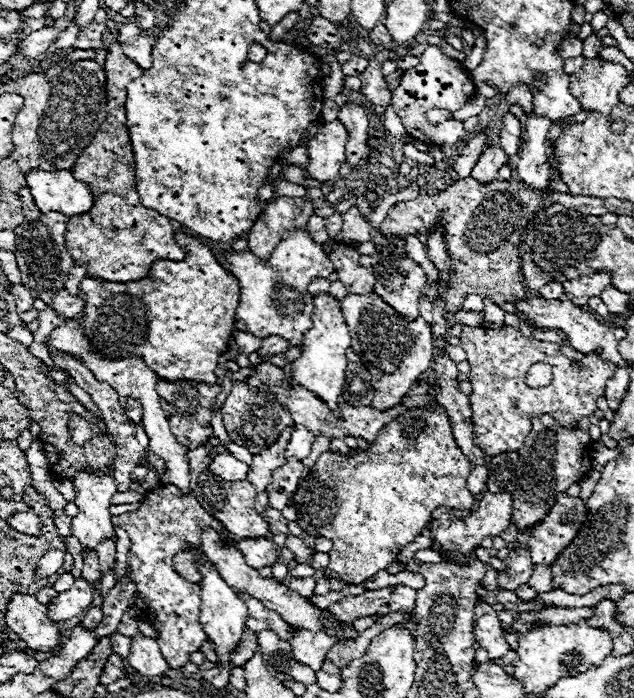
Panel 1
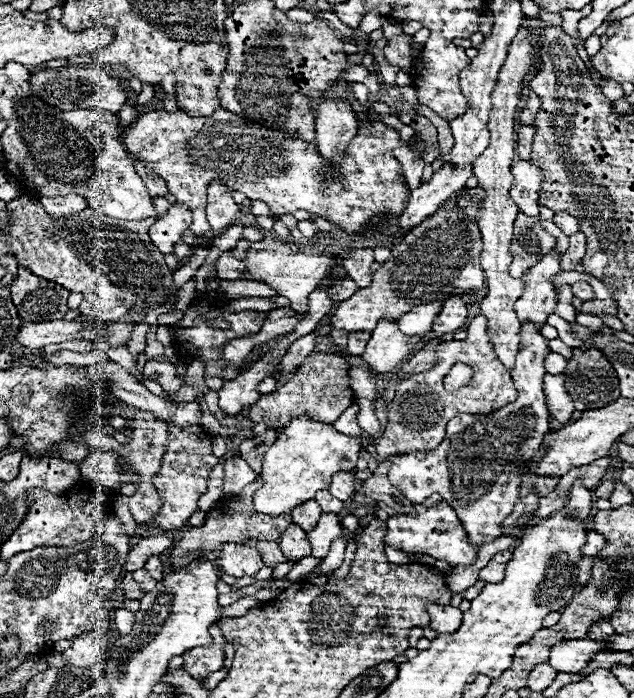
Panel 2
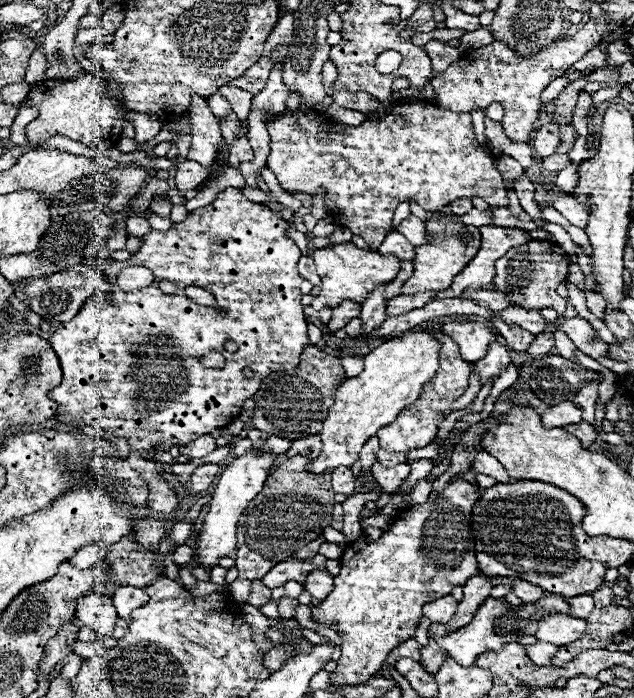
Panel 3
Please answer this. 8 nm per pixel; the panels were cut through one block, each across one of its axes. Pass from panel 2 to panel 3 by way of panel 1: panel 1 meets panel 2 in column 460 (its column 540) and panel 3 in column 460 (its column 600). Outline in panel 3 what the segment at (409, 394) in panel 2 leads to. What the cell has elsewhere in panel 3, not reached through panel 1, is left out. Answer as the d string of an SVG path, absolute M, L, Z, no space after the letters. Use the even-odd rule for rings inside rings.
M436 332L440 338L440 370L436 372L434 380L430 378L424 388L422 394L416 402L408 404L394 422L390 422L386 428L382 428L382 432L378 432L376 436L380 438L380 446L388 452L408 452L414 448L424 448L432 442L432 438L436 436L436 428L438 424L448 416L450 404L456 402L464 390L468 388L468 376L470 376L470 366L468 362L462 362L458 346L444 336L442 332Z

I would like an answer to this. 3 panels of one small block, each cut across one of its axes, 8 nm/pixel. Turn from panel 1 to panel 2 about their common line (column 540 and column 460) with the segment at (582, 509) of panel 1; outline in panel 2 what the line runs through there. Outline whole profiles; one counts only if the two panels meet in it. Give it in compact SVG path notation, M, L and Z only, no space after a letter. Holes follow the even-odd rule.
M444 500L426 508L424 512L410 512L410 514L396 514L388 520L388 532L386 532L386 544L404 550L404 552L420 552L420 554L428 554L436 560L444 560L448 564L474 564L478 558L478 546L472 546L468 542L468 534L462 526L462 522L458 520L458 514L454 512L454 508L450 508L450 504L446 504Z

